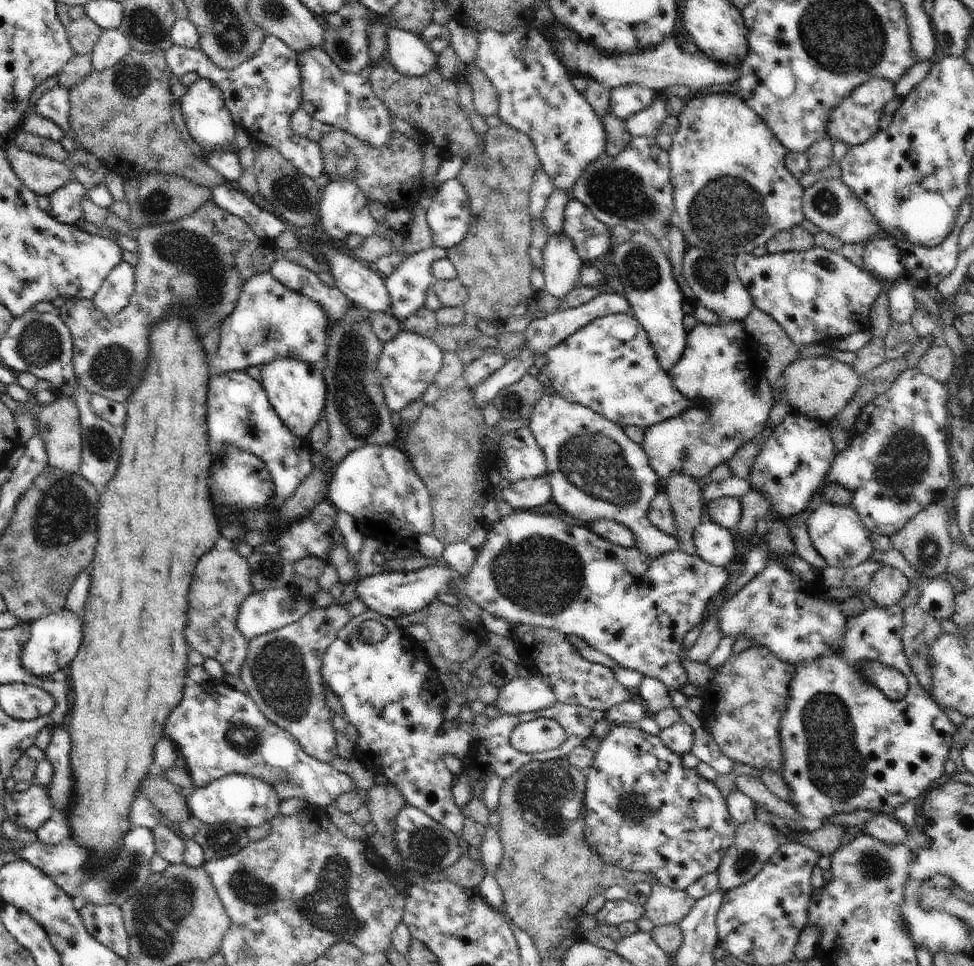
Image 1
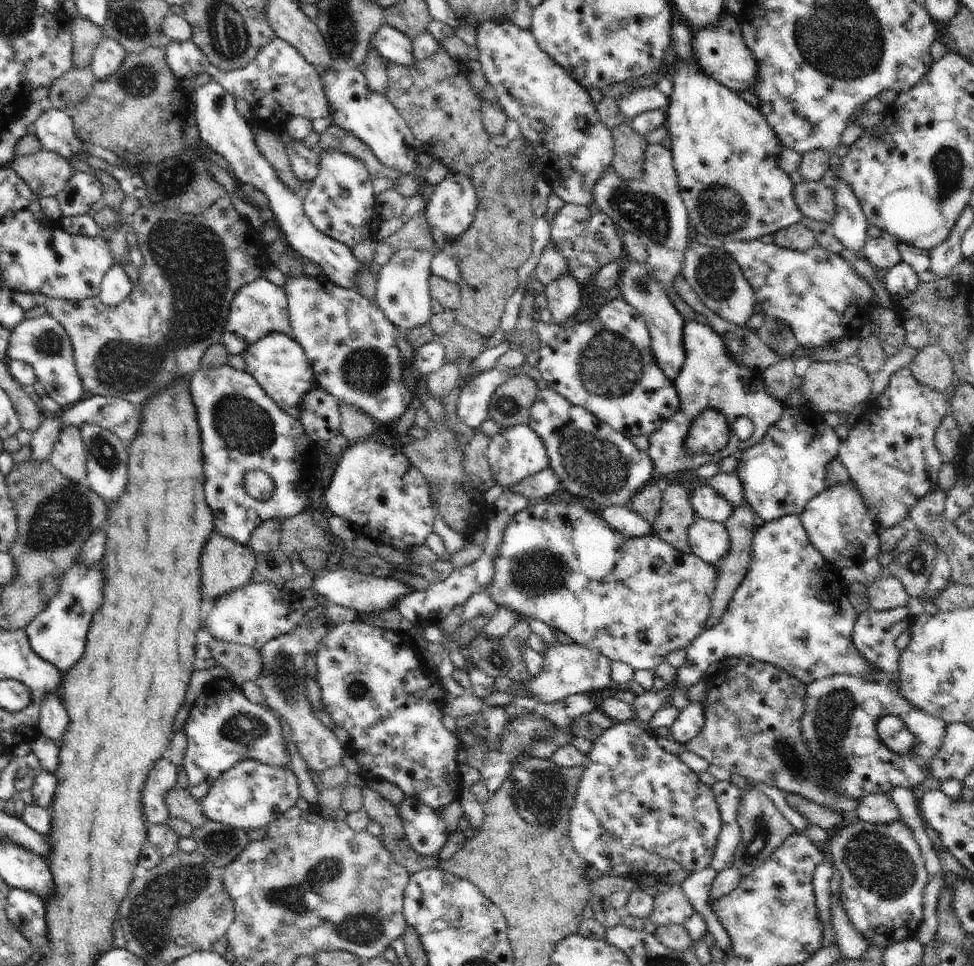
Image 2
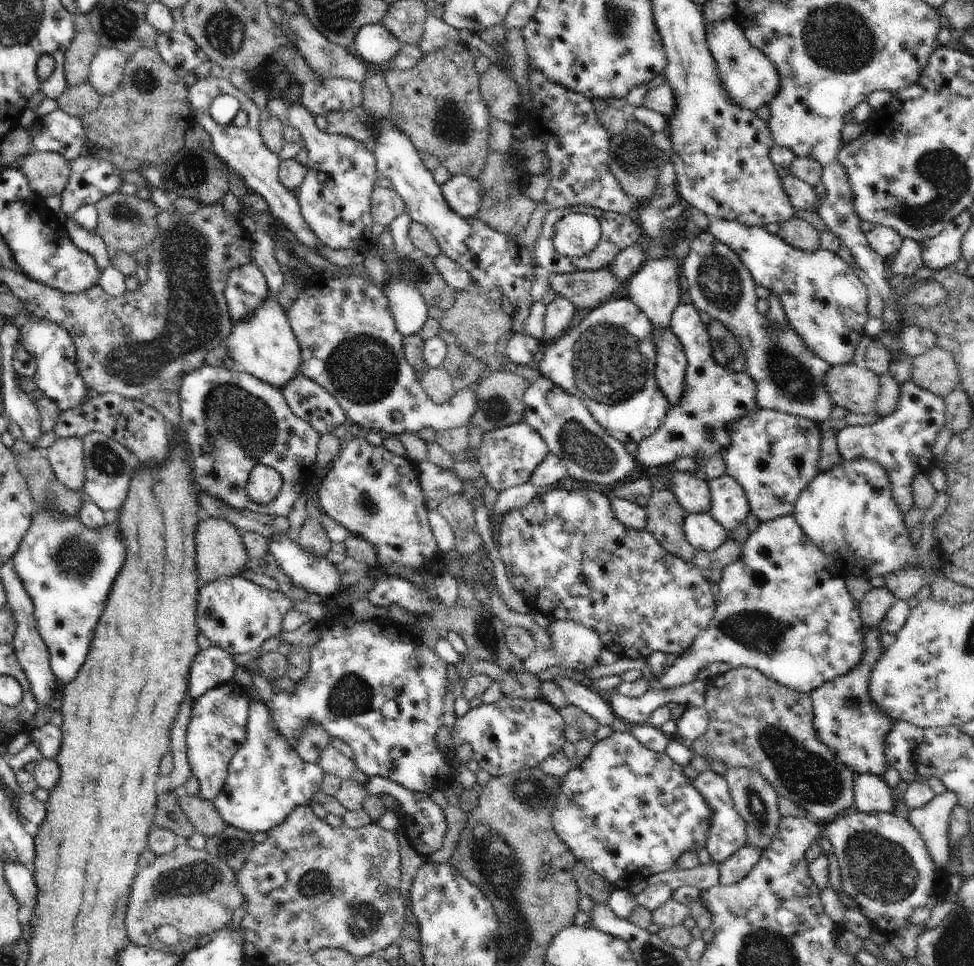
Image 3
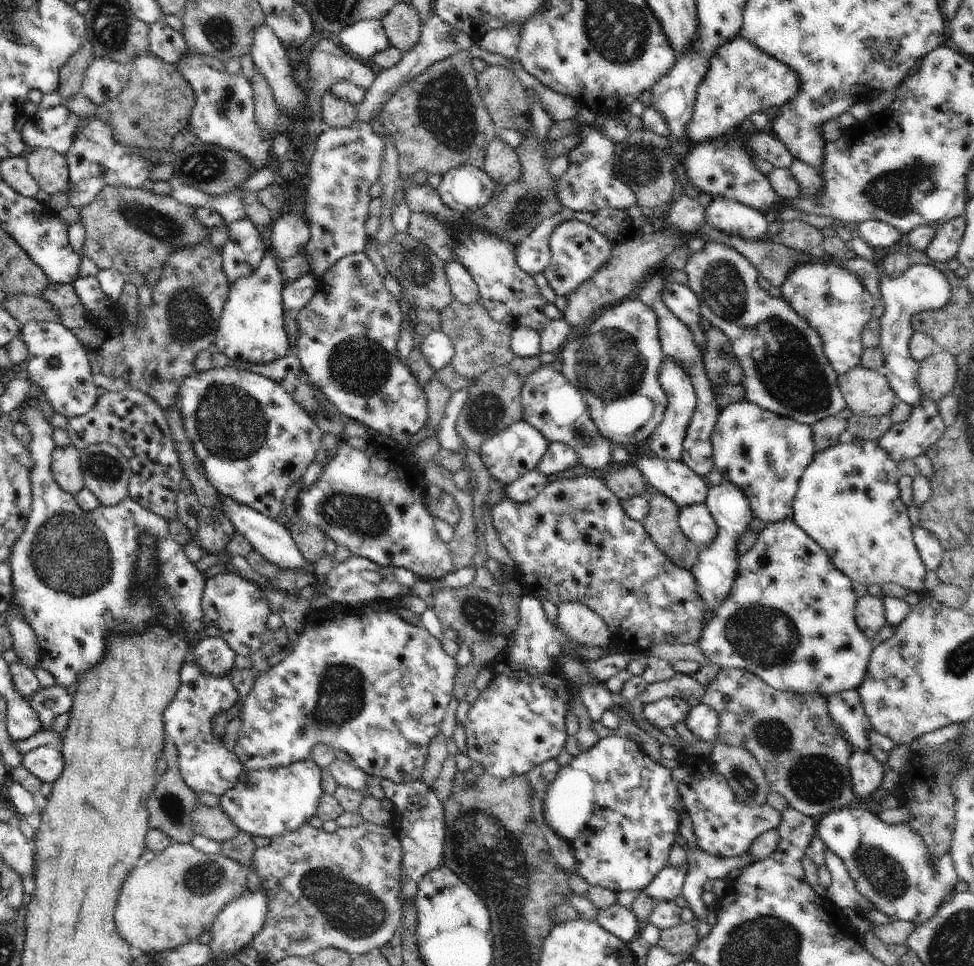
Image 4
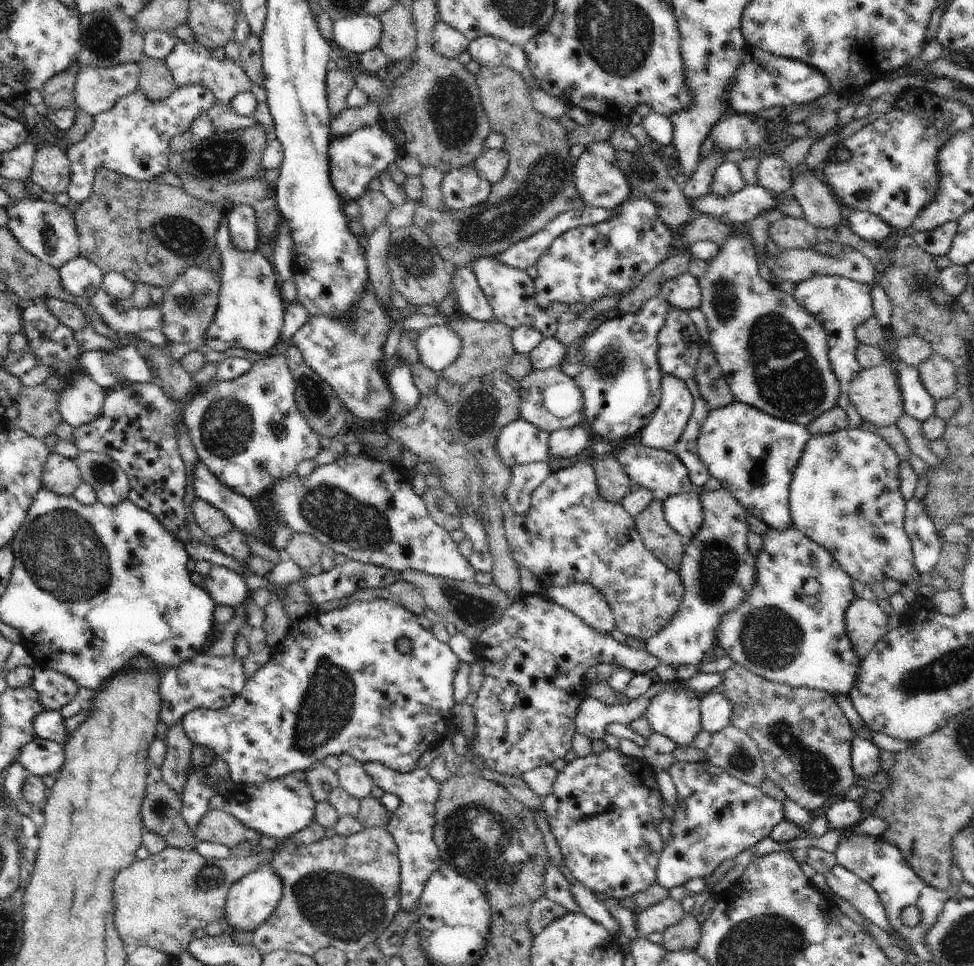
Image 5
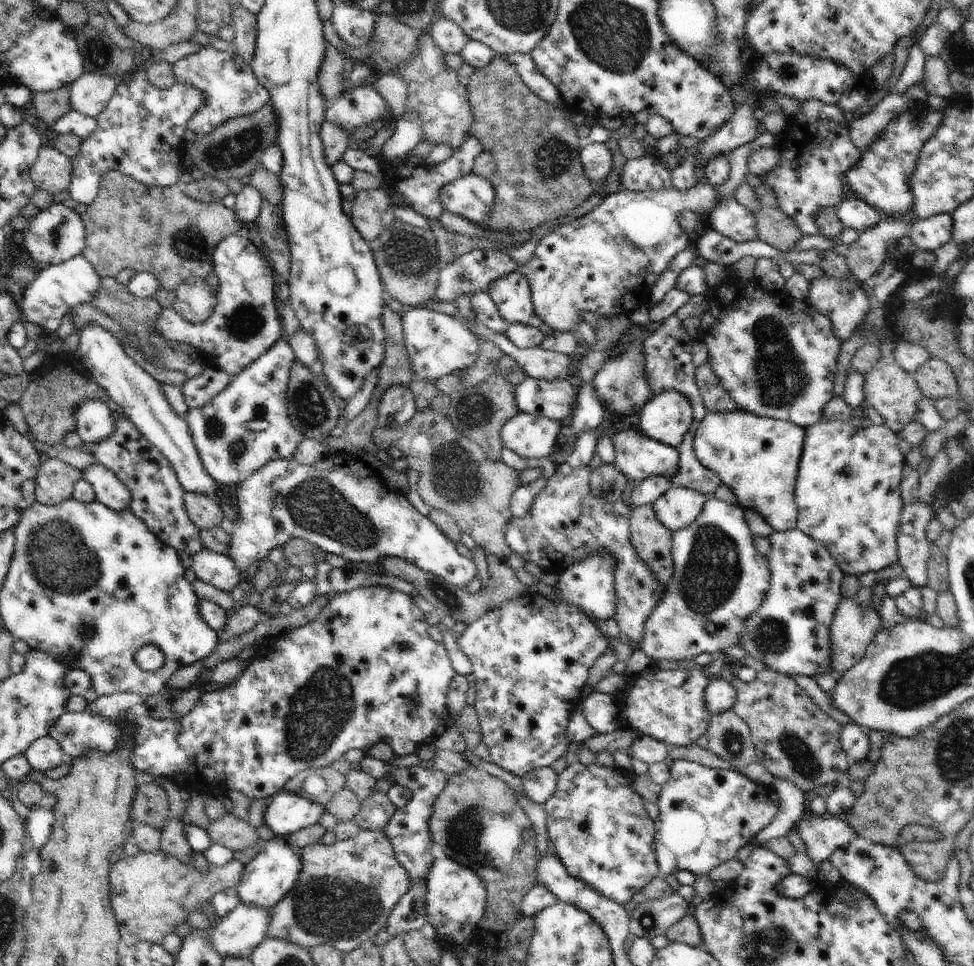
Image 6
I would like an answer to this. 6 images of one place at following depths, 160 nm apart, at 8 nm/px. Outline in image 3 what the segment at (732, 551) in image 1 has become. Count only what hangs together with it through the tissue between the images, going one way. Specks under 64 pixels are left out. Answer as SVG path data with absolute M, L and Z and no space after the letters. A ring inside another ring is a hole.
M710 513L687 514L683 529L687 541L699 551L714 552L729 540L728 531Z

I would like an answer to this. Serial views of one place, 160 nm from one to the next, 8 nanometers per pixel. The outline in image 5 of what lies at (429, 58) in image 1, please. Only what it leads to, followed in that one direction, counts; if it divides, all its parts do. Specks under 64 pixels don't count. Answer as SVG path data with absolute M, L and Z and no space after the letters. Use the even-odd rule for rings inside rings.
M371 15L340 18L333 26L334 47L362 55L378 47L382 37L382 24Z

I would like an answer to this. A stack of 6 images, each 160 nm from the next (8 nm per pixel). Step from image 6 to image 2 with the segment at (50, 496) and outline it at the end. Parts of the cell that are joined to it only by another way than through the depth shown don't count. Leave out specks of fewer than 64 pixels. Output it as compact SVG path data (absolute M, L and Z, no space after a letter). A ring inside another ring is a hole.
M74 425L64 426L53 444L50 464L66 478L82 483L87 473L86 457L80 428Z

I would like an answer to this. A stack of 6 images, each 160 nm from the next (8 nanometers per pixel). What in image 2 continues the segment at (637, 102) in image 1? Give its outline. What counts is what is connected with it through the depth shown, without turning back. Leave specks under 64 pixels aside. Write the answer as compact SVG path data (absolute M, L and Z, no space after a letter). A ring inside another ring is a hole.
M640 86L627 91L617 103L622 114L629 121L643 112L666 108L669 105L669 98L658 87Z

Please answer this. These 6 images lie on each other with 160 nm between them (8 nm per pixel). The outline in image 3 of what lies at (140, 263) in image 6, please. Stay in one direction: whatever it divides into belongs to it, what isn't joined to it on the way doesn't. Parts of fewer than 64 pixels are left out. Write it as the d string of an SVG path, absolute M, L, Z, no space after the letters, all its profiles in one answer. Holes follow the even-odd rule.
M120 192L105 196L95 204L98 219L94 231L101 234L107 244L107 251L110 256L115 257L116 253L133 254L139 248L147 248L150 241L158 234L158 216L163 211L151 200L143 201L136 195L123 195Z

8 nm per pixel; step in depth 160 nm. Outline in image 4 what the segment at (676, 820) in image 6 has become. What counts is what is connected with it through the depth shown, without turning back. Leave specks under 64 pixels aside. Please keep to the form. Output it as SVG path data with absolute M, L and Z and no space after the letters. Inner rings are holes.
M686 763L672 770L672 780L676 782L687 815L692 820L698 846L710 856L720 858L741 856L749 851L752 842L755 842L760 834L777 828L781 822L781 813L768 804L746 806L736 798L726 778L711 767L702 768ZM688 860L686 861L678 867L664 866L654 880L646 886L644 892L657 902L675 901L681 895L682 886L688 876Z

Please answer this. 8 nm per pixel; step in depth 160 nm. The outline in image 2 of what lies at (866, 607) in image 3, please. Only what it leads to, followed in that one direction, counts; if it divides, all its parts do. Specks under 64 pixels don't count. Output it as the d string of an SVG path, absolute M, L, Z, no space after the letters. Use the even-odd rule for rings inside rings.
M887 573L868 585L867 595L869 605L878 612L905 607L911 599L902 581Z

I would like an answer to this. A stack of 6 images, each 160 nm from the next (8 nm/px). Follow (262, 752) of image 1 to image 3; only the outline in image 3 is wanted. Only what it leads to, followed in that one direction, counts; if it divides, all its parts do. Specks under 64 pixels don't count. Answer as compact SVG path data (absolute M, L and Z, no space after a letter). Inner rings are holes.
M236 681L215 686L193 700L191 718L187 725L186 748L191 774L199 782L202 798L213 801L227 778L227 770L232 757L247 741L247 722L251 697Z

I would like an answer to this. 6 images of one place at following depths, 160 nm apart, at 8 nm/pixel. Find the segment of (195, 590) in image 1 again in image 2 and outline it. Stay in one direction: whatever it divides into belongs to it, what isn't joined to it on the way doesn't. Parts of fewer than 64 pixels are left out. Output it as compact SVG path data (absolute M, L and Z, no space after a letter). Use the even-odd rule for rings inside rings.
M218 531L212 532L212 538L202 550L202 598L215 603L228 592L246 586L253 579L256 559L247 546L222 536ZM211 638L206 646L212 658L228 671L230 680L239 687L242 682L255 681L260 669L263 669L259 650L254 647L218 641L217 638Z

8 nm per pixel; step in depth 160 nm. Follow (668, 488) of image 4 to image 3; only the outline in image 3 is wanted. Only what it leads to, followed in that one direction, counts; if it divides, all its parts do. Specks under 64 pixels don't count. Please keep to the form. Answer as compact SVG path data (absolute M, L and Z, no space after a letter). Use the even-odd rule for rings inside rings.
M675 472L670 478L668 488L672 489L677 501L688 515L711 511L709 481L701 474Z

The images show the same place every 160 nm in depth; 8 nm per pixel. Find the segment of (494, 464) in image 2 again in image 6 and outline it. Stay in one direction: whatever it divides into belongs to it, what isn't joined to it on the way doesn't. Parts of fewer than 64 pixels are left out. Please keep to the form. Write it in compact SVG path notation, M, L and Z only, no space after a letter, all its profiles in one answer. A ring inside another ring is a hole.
M519 412L502 428L501 438L505 448L516 452L522 458L545 458L553 454L561 428L560 420L552 420L540 414Z

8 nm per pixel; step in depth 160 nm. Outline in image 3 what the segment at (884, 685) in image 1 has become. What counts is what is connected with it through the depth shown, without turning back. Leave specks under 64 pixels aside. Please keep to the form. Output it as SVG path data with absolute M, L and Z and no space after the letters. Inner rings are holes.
M794 515L761 523L743 544L741 557L722 573L721 581L715 586L716 608L708 628L677 657L654 688L668 690L690 684L701 677L699 673L709 664L718 661L732 667L755 668L778 684L810 694L825 682L850 672L862 660L867 639L859 603L850 596L835 562L818 550Z

